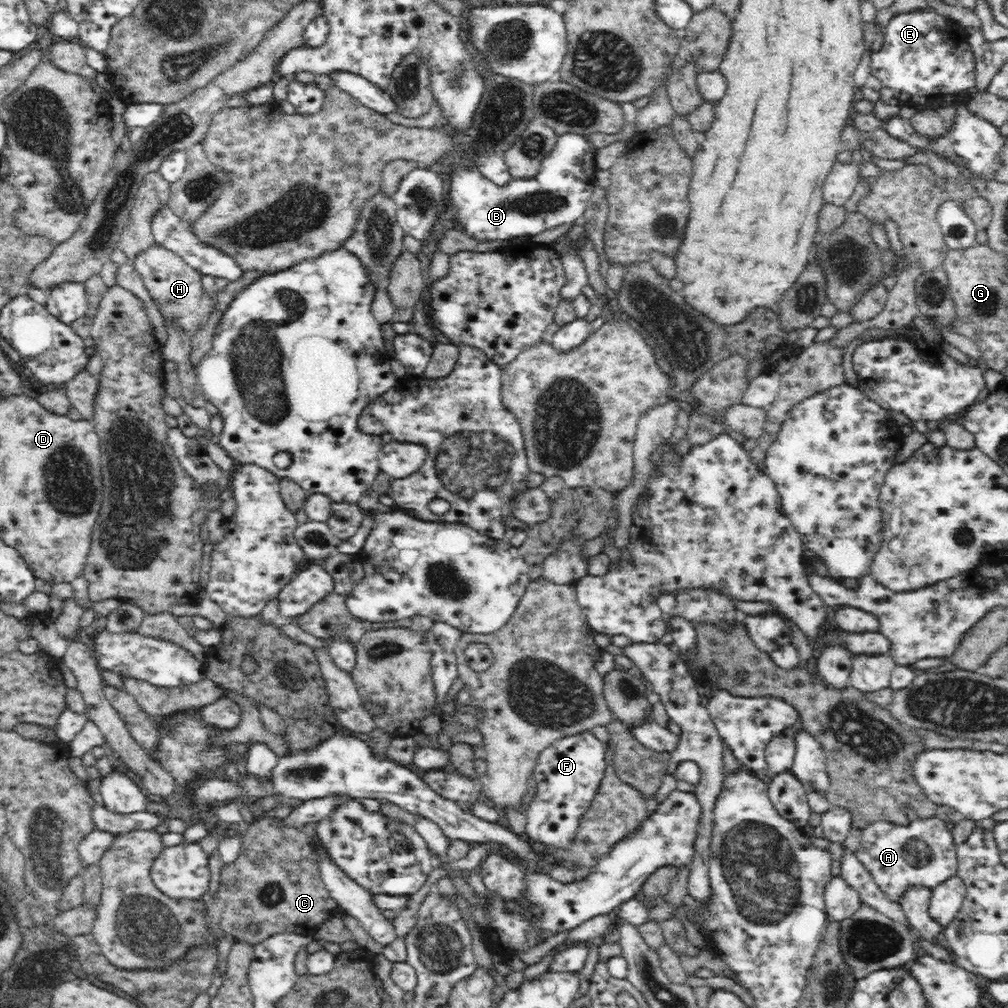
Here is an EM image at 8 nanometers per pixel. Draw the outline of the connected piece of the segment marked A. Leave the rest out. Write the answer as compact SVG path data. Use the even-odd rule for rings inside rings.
M943 816L914 818L908 825L898 825L890 821L878 821L862 830L862 840L856 850L858 859L872 872L876 884L893 906L902 907L906 894L912 888L923 888L932 892L957 877L959 864L957 845L953 832L946 826Z

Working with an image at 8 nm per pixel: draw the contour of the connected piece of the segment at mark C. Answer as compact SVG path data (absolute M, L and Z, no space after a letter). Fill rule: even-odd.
M258 815L243 837L239 858L231 866L225 866L221 874L220 889L209 904L212 927L220 933L228 933L233 940L250 946L262 944L274 933L300 933L308 935L330 916L336 914L337 902L326 889L318 867L310 856L306 835L300 830L278 830L275 819Z

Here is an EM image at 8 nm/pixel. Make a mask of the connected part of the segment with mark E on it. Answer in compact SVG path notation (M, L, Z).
M916 10L910 14L893 16L885 27L883 45L877 52L872 52L871 56L871 74L879 78L884 87L895 90L902 105L911 105L919 109L934 103L936 107L947 107L949 104L952 107L967 106L973 97L968 89L976 85L974 57L967 42L965 29L934 11Z

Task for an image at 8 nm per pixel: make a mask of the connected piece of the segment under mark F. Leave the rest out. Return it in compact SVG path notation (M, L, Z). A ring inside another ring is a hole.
M584 731L560 740L542 752L533 772L538 792L526 814L526 836L533 845L542 841L563 847L575 835L579 816L589 807L596 788L604 778L604 754L608 747L590 731Z

